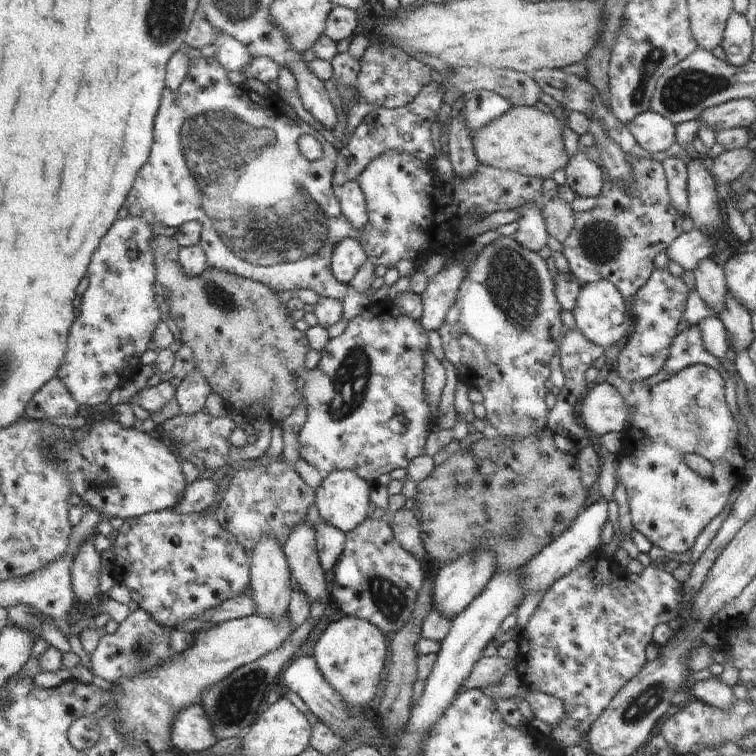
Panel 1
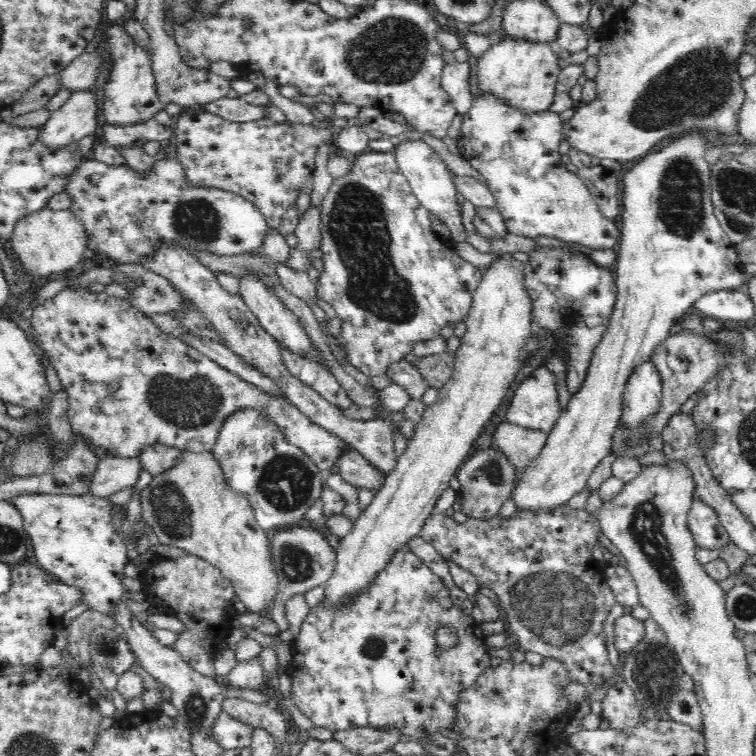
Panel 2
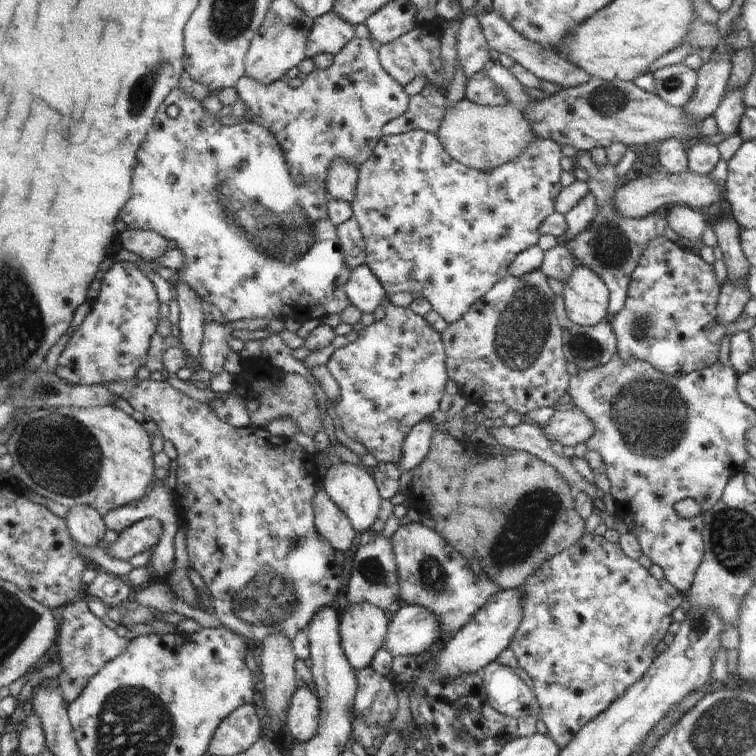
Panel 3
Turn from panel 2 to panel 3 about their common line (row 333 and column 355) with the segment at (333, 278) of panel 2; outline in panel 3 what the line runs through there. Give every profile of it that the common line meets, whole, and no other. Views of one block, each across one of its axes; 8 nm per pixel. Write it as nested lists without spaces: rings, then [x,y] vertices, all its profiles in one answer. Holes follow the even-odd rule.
[[[395,304],[385,306],[385,318],[375,320],[367,328],[359,330],[359,340],[347,344],[345,348],[335,350],[331,360],[325,364],[331,376],[337,380],[341,388],[341,398],[331,408],[339,418],[343,434],[363,444],[365,450],[377,458],[381,464],[403,464],[403,446],[407,444],[407,436],[415,424],[429,420],[433,412],[439,410],[443,398],[443,386],[447,382],[447,362],[445,362],[445,346],[441,346],[439,334],[425,324],[425,320],[413,314],[409,308],[401,308]]]

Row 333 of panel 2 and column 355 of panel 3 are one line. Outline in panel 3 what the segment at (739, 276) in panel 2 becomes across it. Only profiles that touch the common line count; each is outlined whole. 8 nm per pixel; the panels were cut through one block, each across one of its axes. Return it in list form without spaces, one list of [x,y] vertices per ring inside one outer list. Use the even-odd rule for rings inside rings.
[[[371,604],[349,606],[341,620],[341,638],[347,660],[353,670],[371,668],[371,662],[379,648],[385,648],[389,634],[387,614]]]

